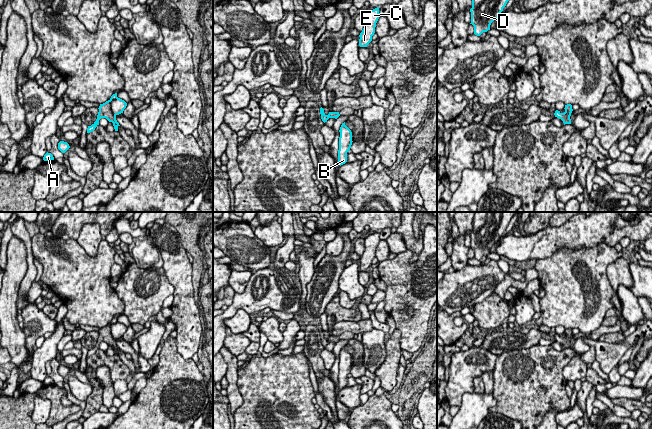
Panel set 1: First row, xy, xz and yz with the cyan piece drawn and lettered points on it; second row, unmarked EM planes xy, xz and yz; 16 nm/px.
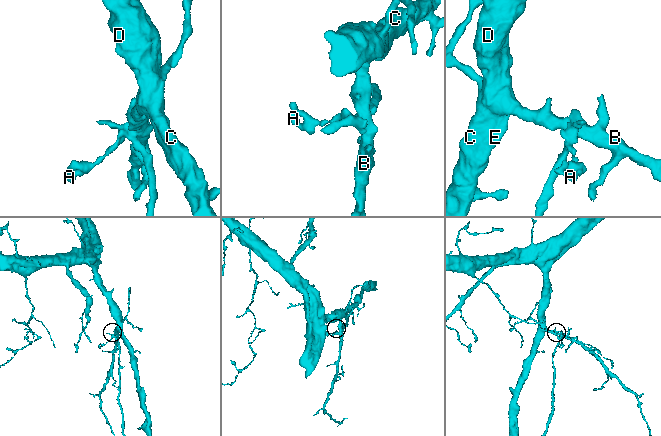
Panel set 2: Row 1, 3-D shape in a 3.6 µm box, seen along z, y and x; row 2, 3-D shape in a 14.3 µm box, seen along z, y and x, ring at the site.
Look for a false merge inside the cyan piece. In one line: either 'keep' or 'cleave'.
cleave

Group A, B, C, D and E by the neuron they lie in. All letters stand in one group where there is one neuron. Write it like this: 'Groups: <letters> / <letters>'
Groups: A / B C D E

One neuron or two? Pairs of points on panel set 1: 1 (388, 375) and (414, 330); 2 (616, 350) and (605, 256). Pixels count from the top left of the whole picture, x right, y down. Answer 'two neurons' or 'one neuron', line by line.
1: two neurons
2: two neurons

